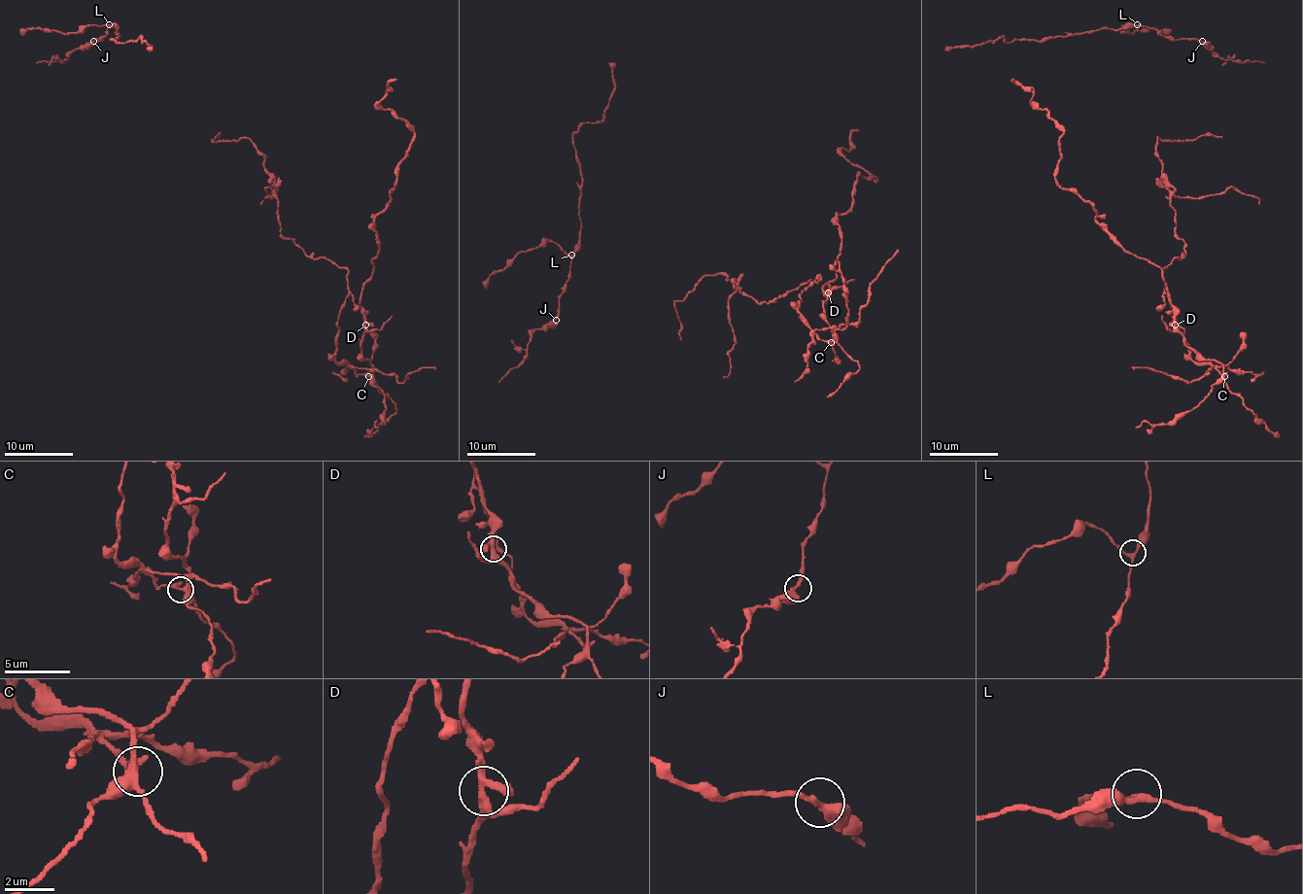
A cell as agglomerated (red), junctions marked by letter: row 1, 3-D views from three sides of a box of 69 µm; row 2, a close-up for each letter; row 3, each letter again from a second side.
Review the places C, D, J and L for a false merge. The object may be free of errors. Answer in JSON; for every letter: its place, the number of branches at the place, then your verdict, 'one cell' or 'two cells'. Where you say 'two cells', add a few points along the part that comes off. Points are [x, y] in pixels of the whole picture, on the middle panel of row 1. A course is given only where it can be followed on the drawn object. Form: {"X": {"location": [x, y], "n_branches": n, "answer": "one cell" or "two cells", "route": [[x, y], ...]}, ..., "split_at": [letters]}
{"C": {"location": [831, 342], "n_branches": 4, "answer": "two cells", "route": [[832, 342], [819, 338], [797, 309], [810, 280], [756, 302], [724, 273], [704, 275], [674, 304], [681, 340]]}, "D": {"location": [828, 292], "n_branches": 4, "answer": "one cell"}, "J": {"location": [556, 320], "n_branches": 2, "answer": "one cell"}, "L": {"location": [571, 255], "n_branches": 3, "answer": "one cell"}, "split_at": ["C"]}

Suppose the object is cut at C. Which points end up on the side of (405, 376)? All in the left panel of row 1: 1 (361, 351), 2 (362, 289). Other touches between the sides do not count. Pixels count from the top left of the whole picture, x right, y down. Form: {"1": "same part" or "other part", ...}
{"1": "other part", "2": "other part"}

